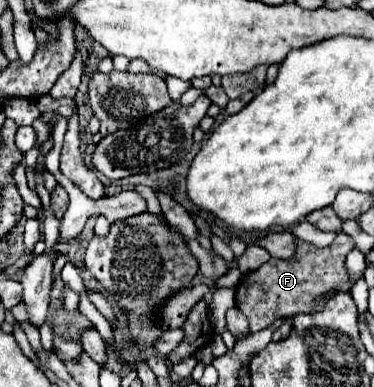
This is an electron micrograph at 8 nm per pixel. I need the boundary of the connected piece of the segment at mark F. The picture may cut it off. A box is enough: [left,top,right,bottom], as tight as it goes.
[235,234,355,332]

